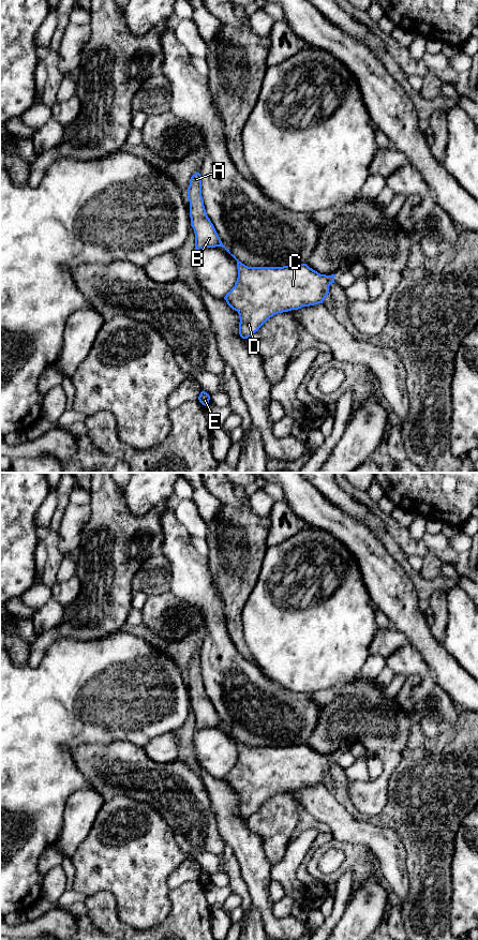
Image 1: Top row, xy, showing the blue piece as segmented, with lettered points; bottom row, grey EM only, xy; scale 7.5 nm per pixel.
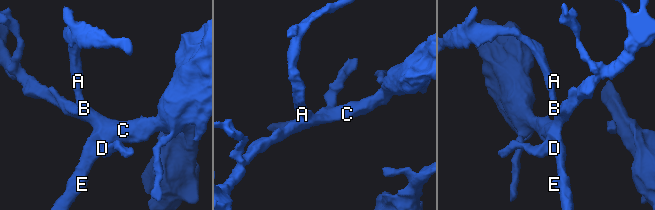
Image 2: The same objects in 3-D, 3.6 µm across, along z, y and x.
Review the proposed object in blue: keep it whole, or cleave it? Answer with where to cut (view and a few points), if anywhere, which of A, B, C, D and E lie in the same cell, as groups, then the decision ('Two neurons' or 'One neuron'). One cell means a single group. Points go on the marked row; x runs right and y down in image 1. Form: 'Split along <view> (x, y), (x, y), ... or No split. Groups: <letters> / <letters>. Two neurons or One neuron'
No split. Groups: A B C D E. One neuron

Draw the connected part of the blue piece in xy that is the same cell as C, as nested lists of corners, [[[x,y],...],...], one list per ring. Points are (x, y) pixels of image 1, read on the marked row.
[[[195,173],[190,179],[188,199],[190,202],[191,226],[195,233],[195,250],[222,247],[237,260],[238,278],[235,286],[226,294],[224,299],[239,314],[239,334],[242,339],[248,339],[258,331],[270,317],[278,313],[323,303],[329,294],[329,286],[334,283],[335,274],[320,274],[307,264],[295,264],[283,267],[245,266],[223,245],[213,224],[207,215],[201,196],[201,175],[199,173]]]

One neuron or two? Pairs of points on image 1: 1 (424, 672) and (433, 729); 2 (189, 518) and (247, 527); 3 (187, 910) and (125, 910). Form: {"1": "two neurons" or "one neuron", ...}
{"1": "one neuron", "2": "two neurons", "3": "two neurons"}

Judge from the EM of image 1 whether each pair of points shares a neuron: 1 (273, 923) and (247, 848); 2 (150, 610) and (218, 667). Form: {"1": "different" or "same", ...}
{"1": "same", "2": "different"}

